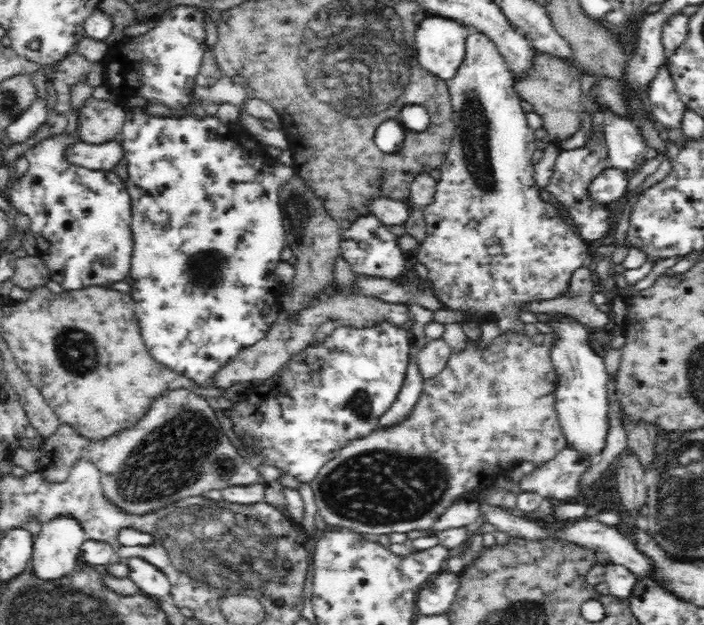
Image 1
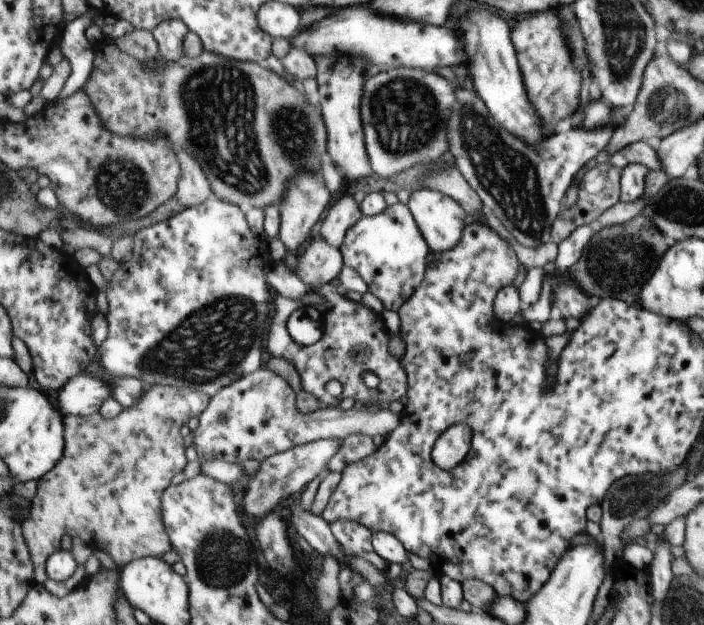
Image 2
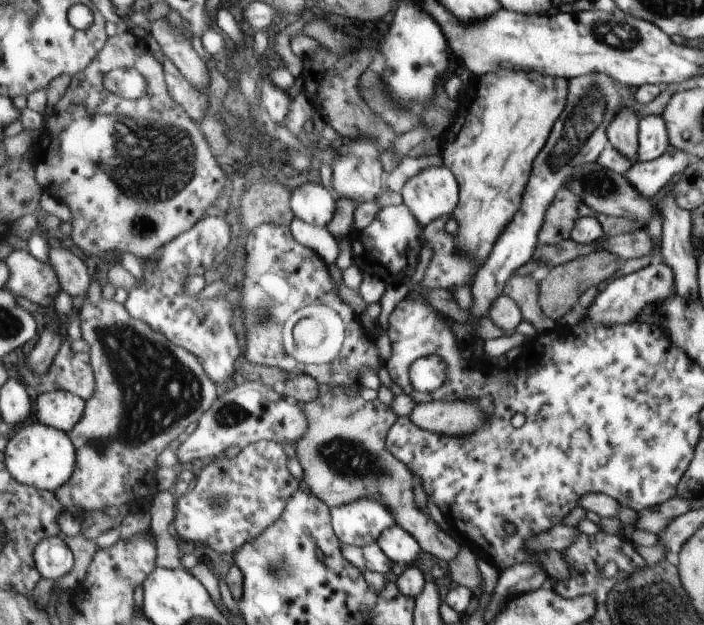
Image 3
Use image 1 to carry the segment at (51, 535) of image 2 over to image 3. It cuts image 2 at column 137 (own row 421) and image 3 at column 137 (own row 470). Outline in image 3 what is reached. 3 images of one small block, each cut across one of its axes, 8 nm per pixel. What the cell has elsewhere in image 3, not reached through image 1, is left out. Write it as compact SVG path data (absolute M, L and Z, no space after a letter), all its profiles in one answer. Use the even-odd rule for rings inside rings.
M51 247L52 266L61 278L61 286L74 298L84 297L85 304L80 312L79 324L83 336L93 348L93 365L97 374L97 389L95 395L88 401L85 417L71 432L75 446L78 449L78 466L73 479L55 493L61 499L65 510L72 509L72 514L78 518L95 510L105 510L111 506L122 509L124 496L126 504L142 500L150 496L152 486L156 484L156 468L158 458L168 450L168 446L180 438L194 422L200 422L205 414L219 399L216 381L208 374L205 364L191 350L180 346L168 338L167 334L154 330L151 324L137 319L125 304L104 298L99 304L92 304L87 298L90 290L90 268L88 264L76 256L74 251L66 248Z

